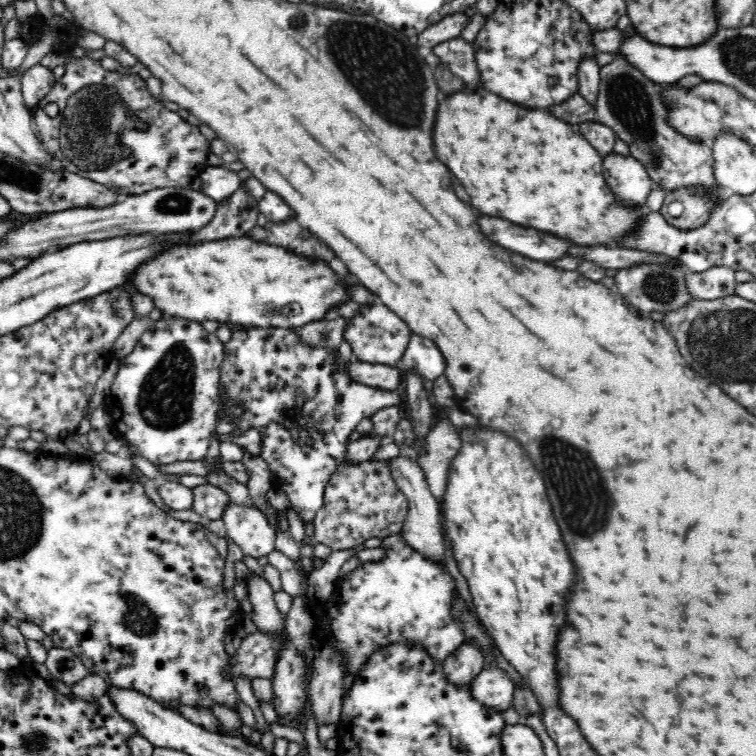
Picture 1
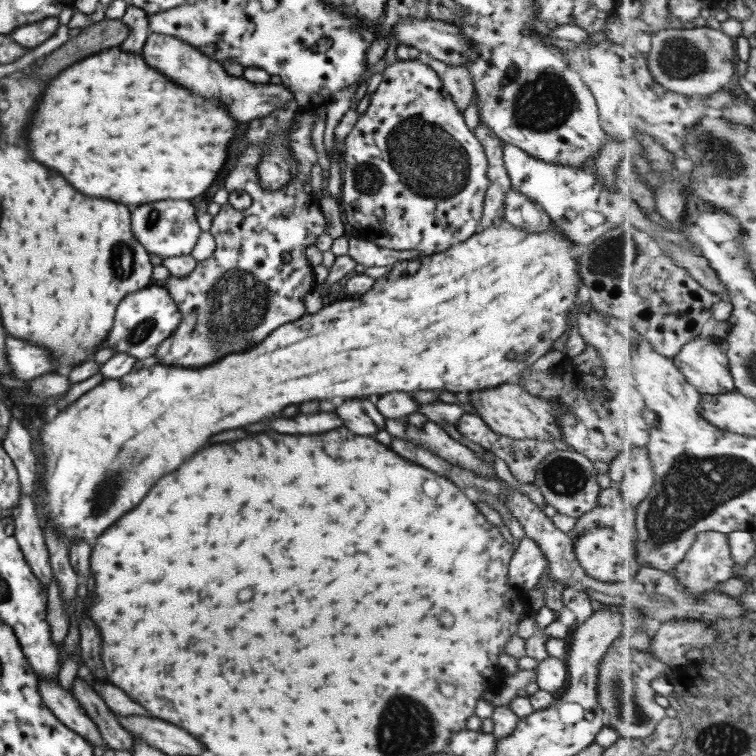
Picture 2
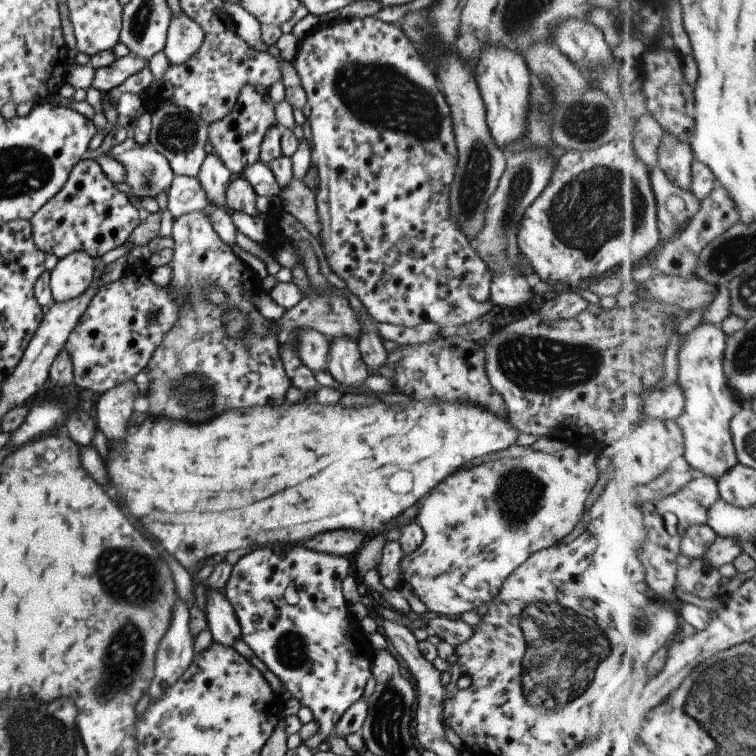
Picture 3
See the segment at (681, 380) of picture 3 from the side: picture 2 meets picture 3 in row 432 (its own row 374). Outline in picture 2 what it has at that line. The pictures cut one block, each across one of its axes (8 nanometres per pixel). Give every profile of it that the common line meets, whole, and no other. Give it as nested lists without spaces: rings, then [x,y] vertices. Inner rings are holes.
[[[708,334],[689,342],[675,358],[676,366],[703,395],[736,392],[738,386],[727,352],[726,342]]]

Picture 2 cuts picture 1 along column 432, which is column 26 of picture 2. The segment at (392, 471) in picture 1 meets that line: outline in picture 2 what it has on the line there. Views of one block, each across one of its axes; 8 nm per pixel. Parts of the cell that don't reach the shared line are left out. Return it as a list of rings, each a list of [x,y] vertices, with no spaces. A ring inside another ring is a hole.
[[[21,492],[18,511],[18,516],[14,517],[16,540],[34,576],[47,591],[53,579],[53,570],[49,563],[45,532],[32,495]]]

